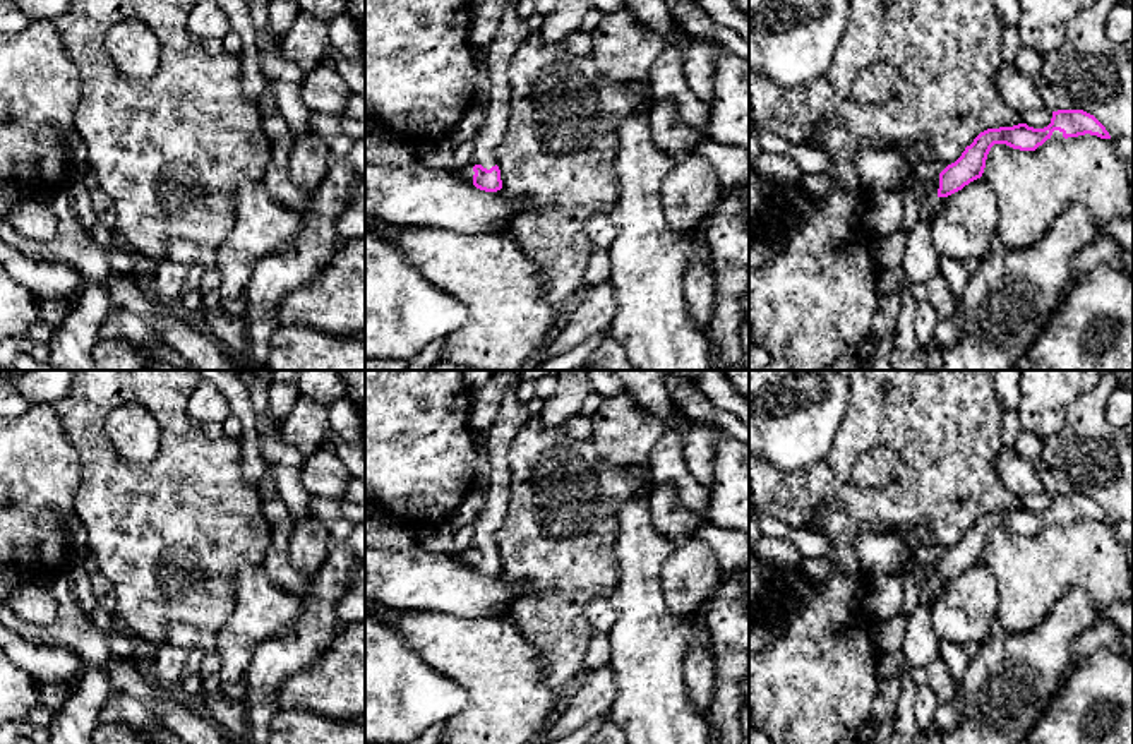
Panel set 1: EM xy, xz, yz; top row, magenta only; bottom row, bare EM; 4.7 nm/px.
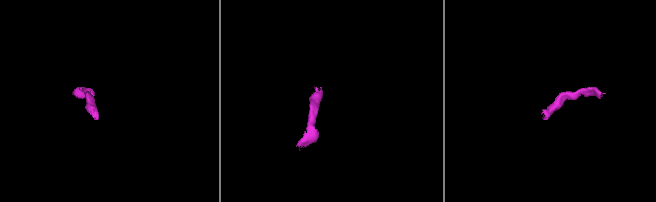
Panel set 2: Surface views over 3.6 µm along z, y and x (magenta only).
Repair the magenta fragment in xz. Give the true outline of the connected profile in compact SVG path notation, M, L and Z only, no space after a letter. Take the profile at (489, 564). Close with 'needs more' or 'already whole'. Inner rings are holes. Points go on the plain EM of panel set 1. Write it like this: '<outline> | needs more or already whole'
M518 370L514 384L506 391L501 401L494 425L483 434L490 459L490 477L487 501L480 519L475 523L473 569L485 576L502 573L494 531L506 518L511 499L509 449L519 429L530 418L526 405L518 399L518 387L523 379L525 370Z | needs more

